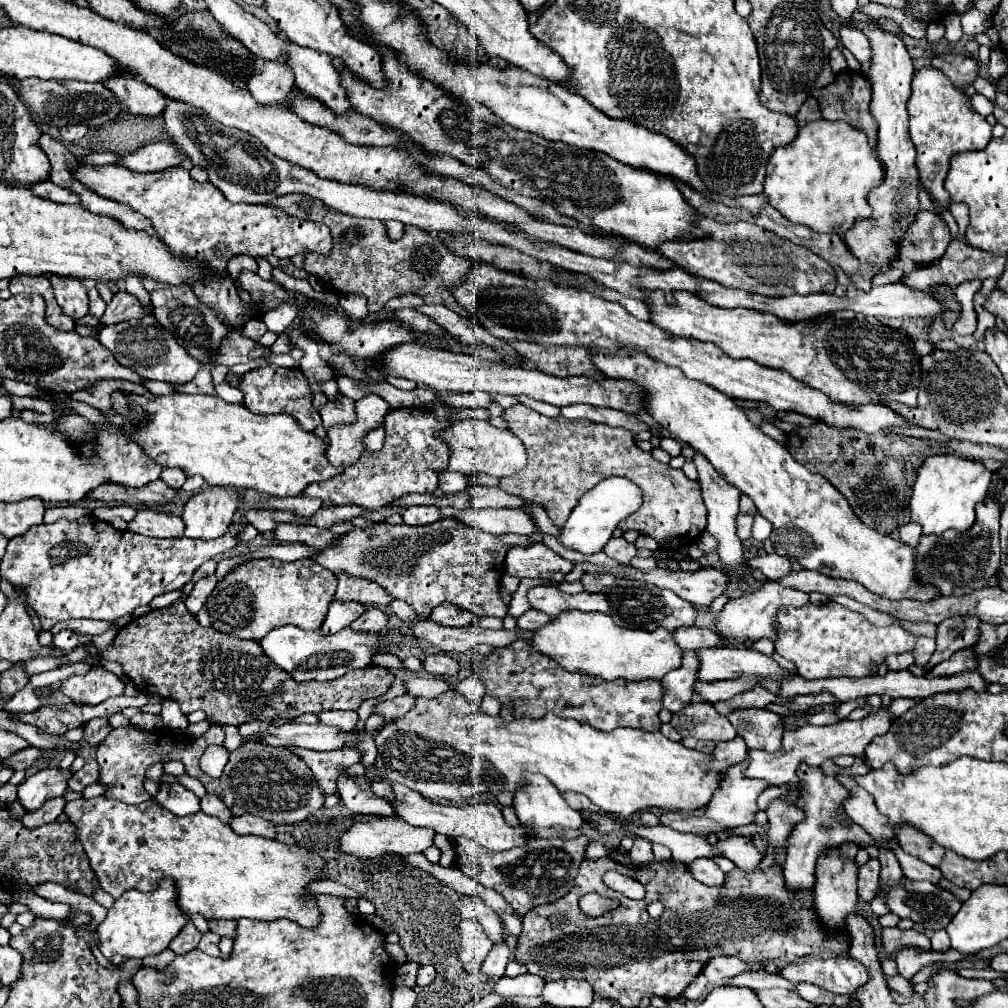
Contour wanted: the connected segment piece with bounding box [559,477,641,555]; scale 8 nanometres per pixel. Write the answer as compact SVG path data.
M609 477L601 481L597 487L593 487L589 493L585 493L585 497L581 497L569 521L561 529L559 543L567 549L575 549L585 555L599 553L605 547L605 543L613 537L613 531L617 529L617 525L625 517L633 515L639 507L641 507L641 489L625 477Z

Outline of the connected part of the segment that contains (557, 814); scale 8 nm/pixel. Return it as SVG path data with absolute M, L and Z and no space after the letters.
M525 773L525 779L529 781L529 785L525 785L525 789L517 789L517 793L513 795L513 807L517 811L517 817L523 825L535 827L539 837L557 837L557 833L553 831L553 827L563 827L563 829L579 829L583 825L583 817L579 811L573 811L565 799L561 797L561 793L557 791L557 787L541 777L541 775L533 775L533 773Z

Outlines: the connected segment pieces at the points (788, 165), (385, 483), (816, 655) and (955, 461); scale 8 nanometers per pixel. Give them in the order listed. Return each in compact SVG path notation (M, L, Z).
M813 121L799 129L793 143L777 147L767 161L767 177L763 183L763 193L771 207L775 207L783 217L793 223L811 227L817 233L843 233L851 229L857 221L871 217L871 207L867 205L867 195L873 187L883 181L883 165L877 153L869 147L863 131L853 129L845 121Z
M401 407L385 417L387 439L381 451L363 451L357 465L345 469L343 475L329 481L311 483L303 495L331 501L333 505L359 505L363 509L379 509L391 501L409 493L435 493L437 475L447 469L451 449L441 437L453 421L439 421L431 409L425 407Z
M835 601L815 607L811 603L803 607L783 607L777 615L779 629L775 651L789 659L797 667L797 675L805 679L827 677L867 677L869 665L881 665L891 653L913 653L917 665L927 665L935 643L929 637L913 637L899 625L875 627L861 613L849 611Z
M931 455L923 461L911 497L911 521L923 527L925 535L941 535L947 529L965 531L975 521L975 505L989 493L991 471L979 461L957 455Z

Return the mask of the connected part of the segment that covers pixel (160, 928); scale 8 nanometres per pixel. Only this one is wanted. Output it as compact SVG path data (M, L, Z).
M165 877L165 881L159 881L157 889L149 893L131 889L119 899L115 899L105 921L97 927L101 937L99 949L115 965L121 965L127 959L143 959L147 955L157 955L167 949L171 939L179 935L185 923L187 917L177 905L177 891L173 889L173 879Z

